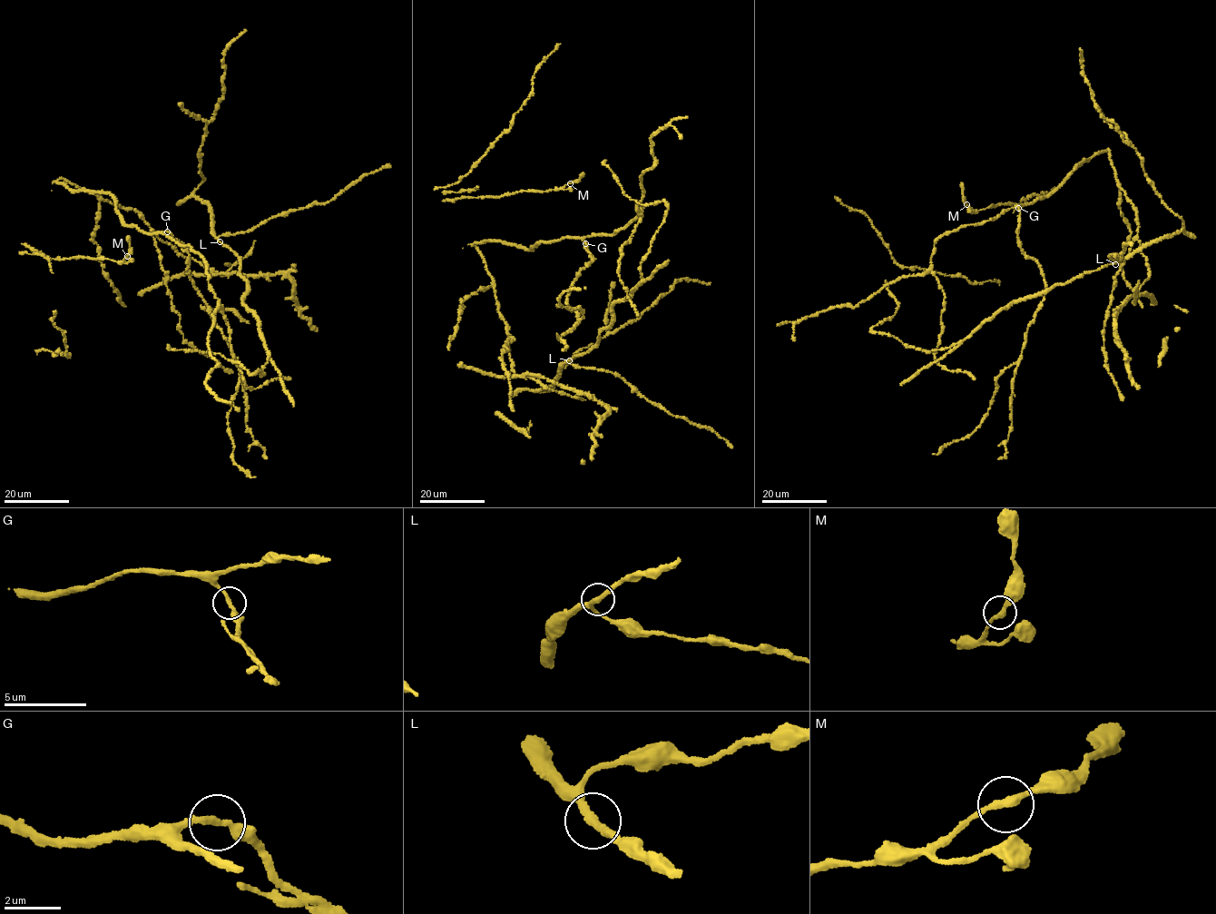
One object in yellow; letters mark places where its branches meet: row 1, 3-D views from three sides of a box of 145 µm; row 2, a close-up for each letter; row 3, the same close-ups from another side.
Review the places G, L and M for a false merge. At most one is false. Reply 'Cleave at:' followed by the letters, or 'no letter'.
Cleave at: no letter

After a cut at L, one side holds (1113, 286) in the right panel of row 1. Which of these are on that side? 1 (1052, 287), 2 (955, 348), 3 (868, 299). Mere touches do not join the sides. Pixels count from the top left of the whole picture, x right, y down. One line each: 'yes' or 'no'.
1: no
2: no
3: yes

